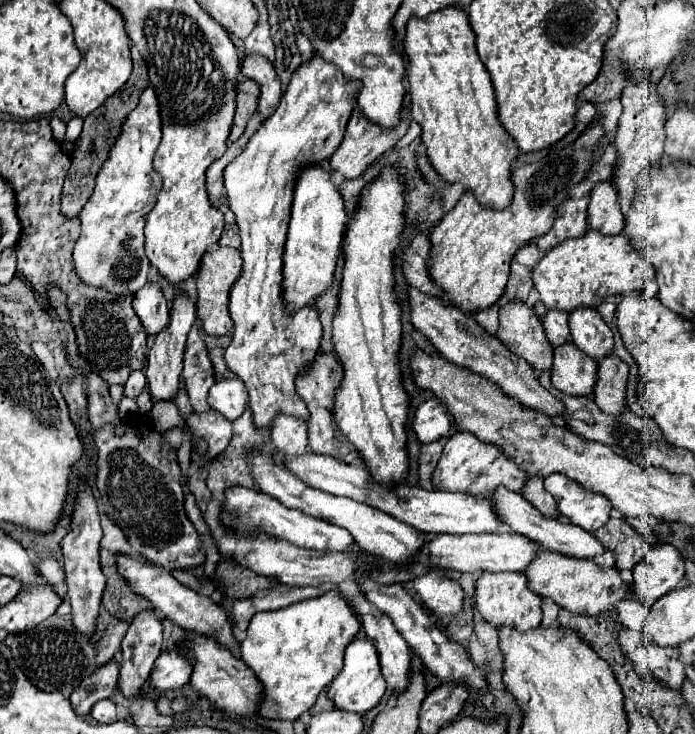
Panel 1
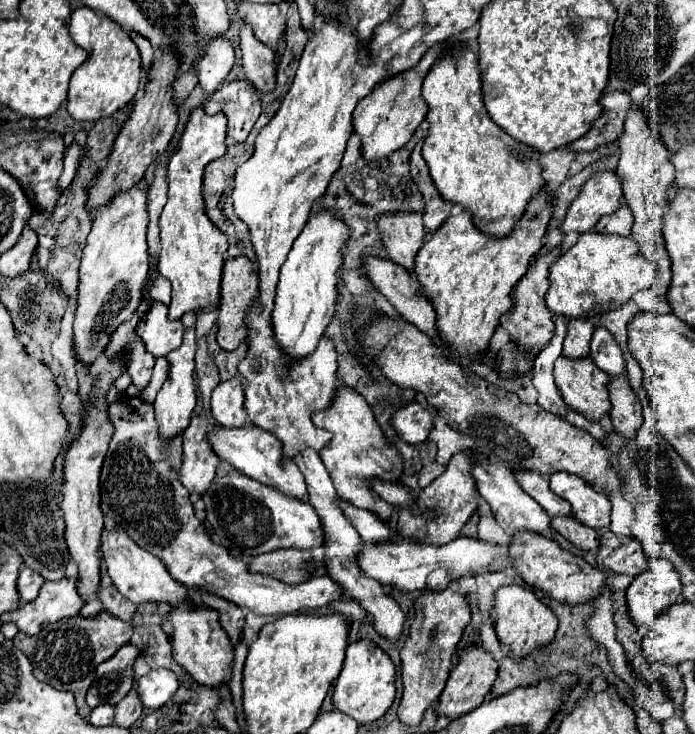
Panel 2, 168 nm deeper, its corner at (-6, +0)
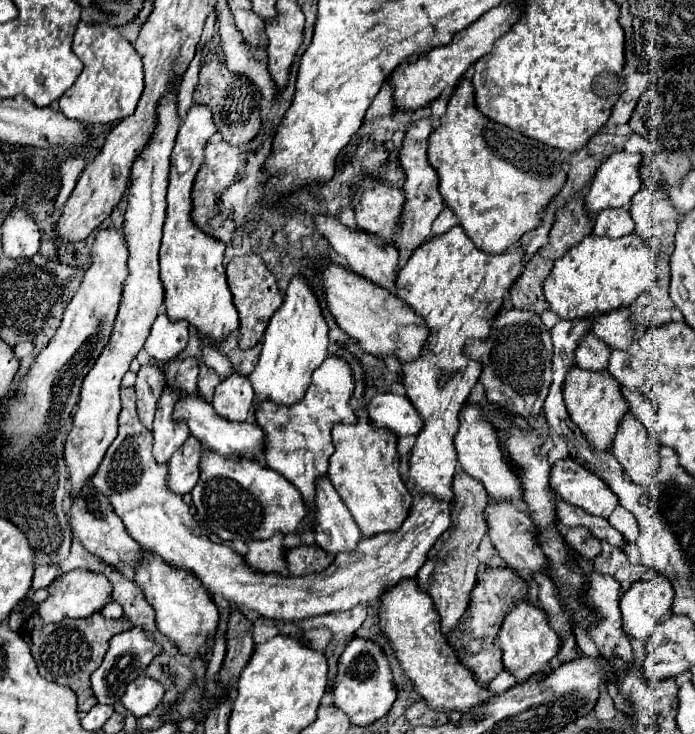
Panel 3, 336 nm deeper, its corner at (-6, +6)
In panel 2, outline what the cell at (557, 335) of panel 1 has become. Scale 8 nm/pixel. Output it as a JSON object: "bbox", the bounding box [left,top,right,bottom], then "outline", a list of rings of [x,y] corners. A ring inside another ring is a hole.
{"bbox":[562,318,594,358],"outline":[[[574,318],[568,322],[566,338],[564,338],[564,352],[562,356],[568,358],[584,358],[588,356],[588,342],[592,338],[594,324],[584,318]]]}

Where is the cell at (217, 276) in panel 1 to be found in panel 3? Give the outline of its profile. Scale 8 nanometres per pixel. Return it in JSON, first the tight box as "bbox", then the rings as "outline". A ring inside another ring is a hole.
{"bbox":[226,254,282,350],"outline":[[[248,254],[248,256],[236,256],[228,262],[226,266],[226,278],[230,292],[234,296],[234,306],[240,314],[240,348],[248,350],[254,348],[268,326],[268,320],[274,316],[274,312],[282,304],[282,294],[276,286],[276,280],[272,272],[266,268],[264,260],[258,254]]]}

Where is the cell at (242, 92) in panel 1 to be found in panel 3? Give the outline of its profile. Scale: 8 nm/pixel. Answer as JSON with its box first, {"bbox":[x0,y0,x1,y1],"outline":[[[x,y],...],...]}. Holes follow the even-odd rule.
{"bbox":[194,50,262,146],"outline":[[[210,50],[208,58],[200,70],[200,82],[194,90],[194,102],[206,104],[212,108],[212,114],[216,120],[216,130],[222,134],[222,138],[228,144],[234,144],[234,146],[248,144],[258,134],[258,130],[262,126],[260,98],[262,98],[260,90],[252,84],[252,80],[248,80],[248,76],[230,72],[226,68],[226,64],[222,60],[218,60],[218,56]]]}

